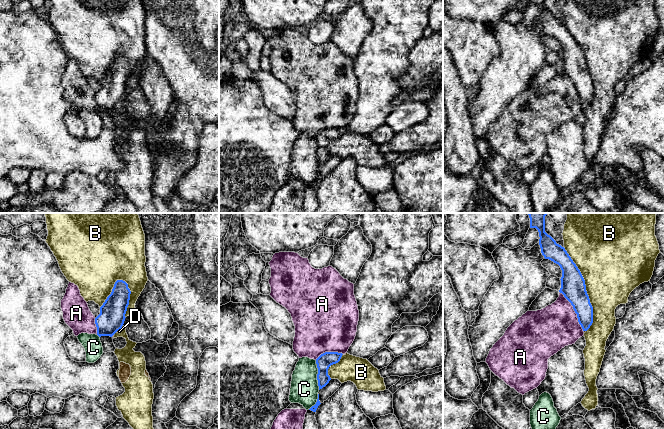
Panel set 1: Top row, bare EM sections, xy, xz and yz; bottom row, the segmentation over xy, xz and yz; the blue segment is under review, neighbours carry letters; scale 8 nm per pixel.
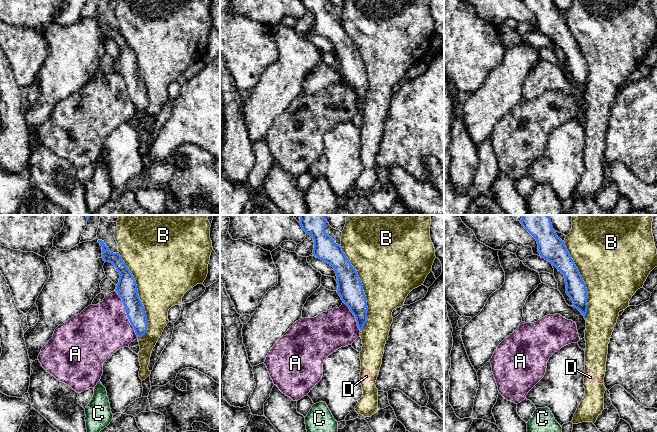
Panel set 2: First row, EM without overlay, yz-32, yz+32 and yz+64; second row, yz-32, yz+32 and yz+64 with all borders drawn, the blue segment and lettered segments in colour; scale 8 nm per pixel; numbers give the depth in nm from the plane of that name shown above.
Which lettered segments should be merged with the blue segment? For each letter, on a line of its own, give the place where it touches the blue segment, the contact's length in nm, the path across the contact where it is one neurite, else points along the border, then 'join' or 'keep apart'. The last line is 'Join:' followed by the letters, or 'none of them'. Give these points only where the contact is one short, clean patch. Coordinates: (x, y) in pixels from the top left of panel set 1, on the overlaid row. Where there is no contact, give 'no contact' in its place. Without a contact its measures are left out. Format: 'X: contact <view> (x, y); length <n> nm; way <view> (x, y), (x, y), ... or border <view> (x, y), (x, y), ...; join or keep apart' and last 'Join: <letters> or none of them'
A: contact yz (574, 310); length 380 nm; keep apart
B: contact yz (585, 289); length 700 nm; keep apart
C: contact xz (317, 375); length 240 nm; border xz (315, 360), (319, 389); keep apart
D: contact xy (117, 330); length 50 nm; border xy (119, 329), (115, 332); keep apart
Join: none of them

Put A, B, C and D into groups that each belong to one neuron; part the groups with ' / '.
A / B D / C

